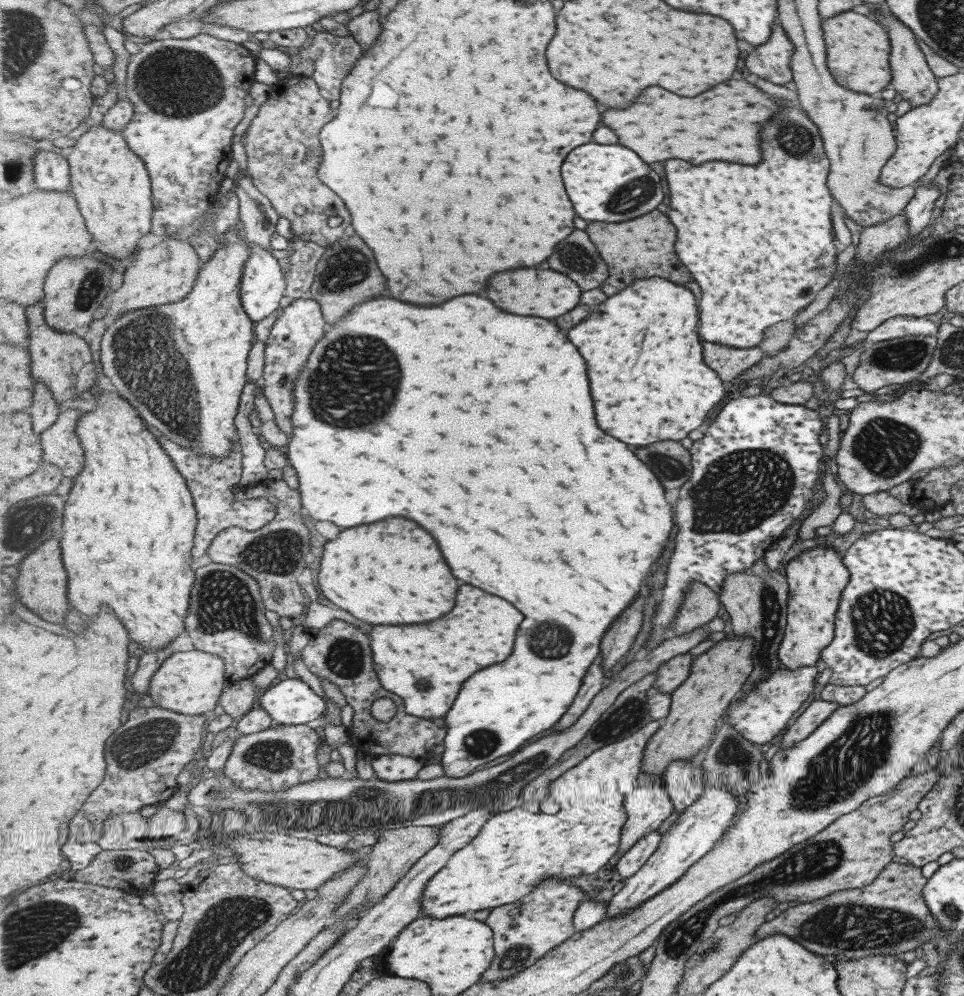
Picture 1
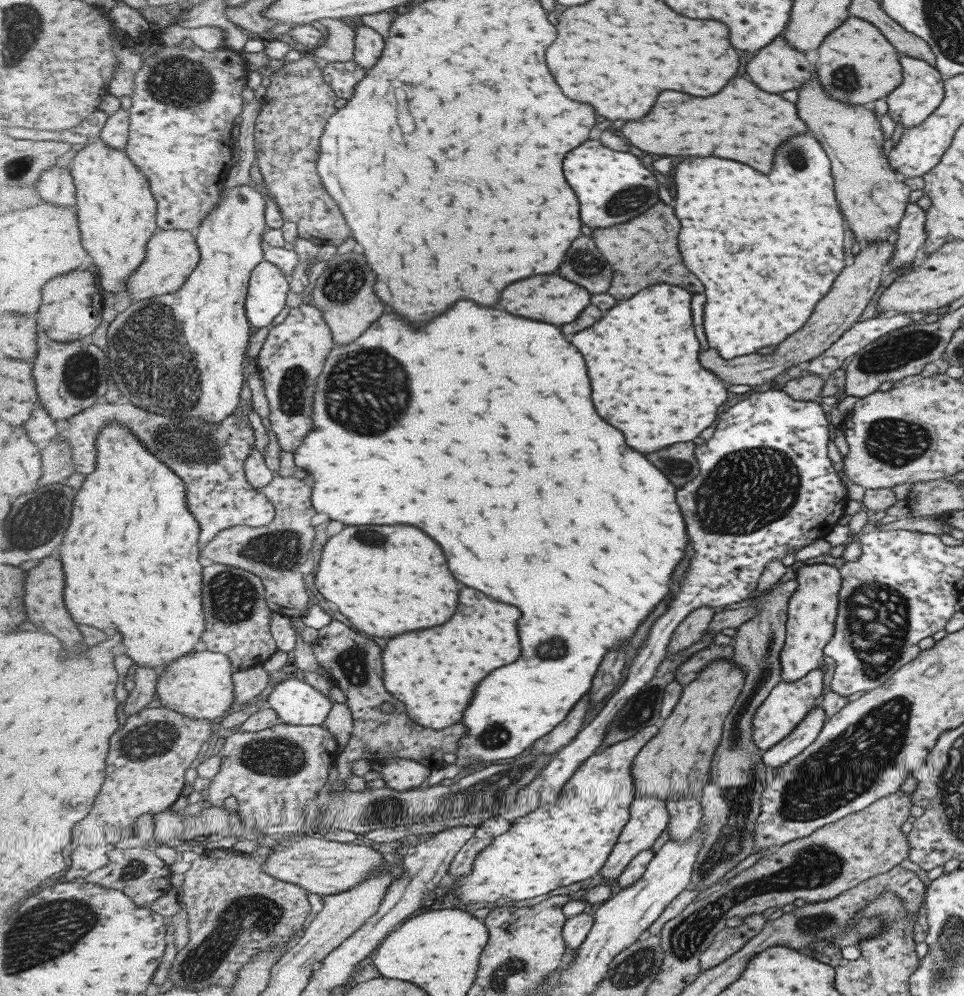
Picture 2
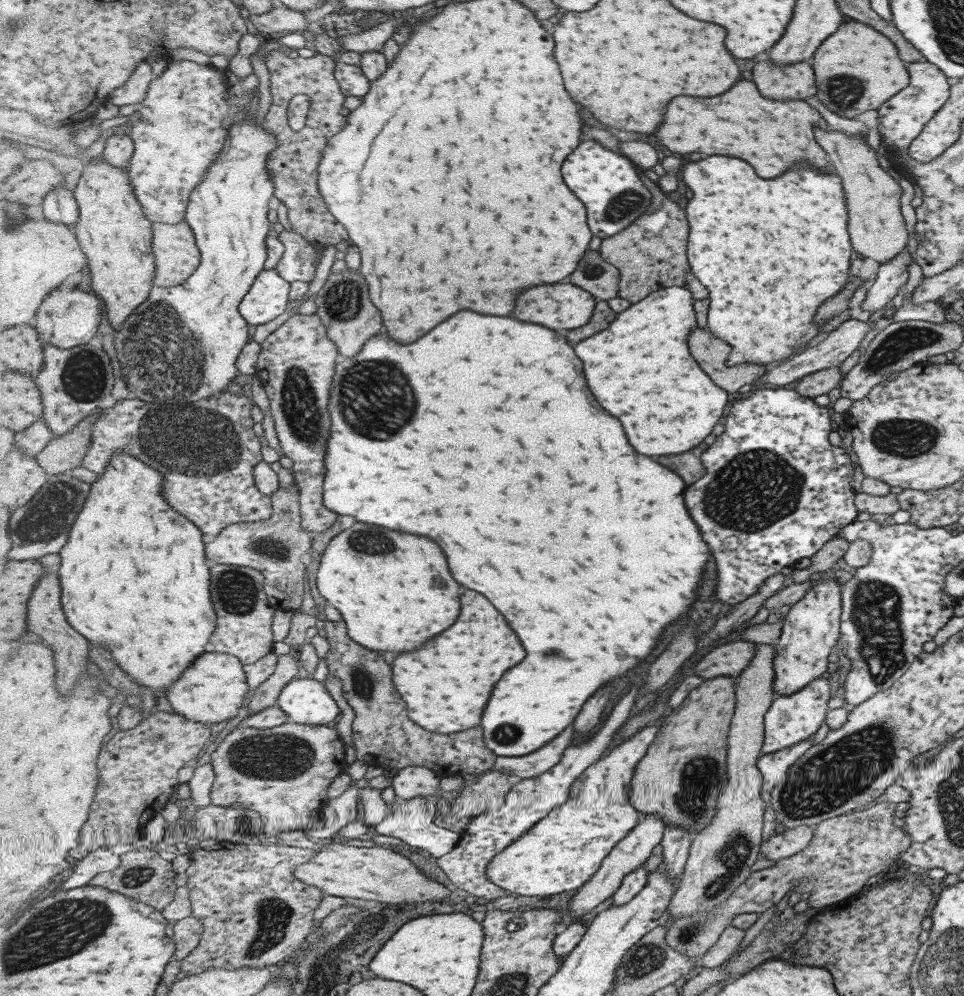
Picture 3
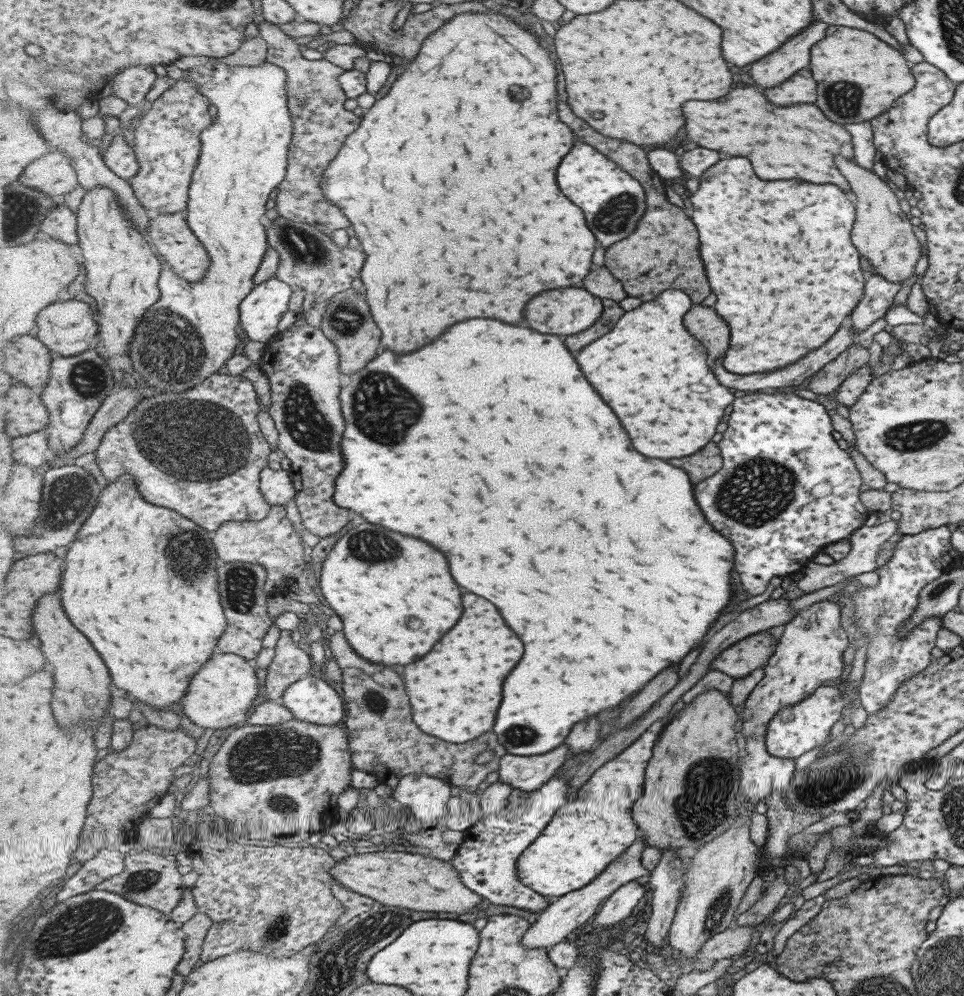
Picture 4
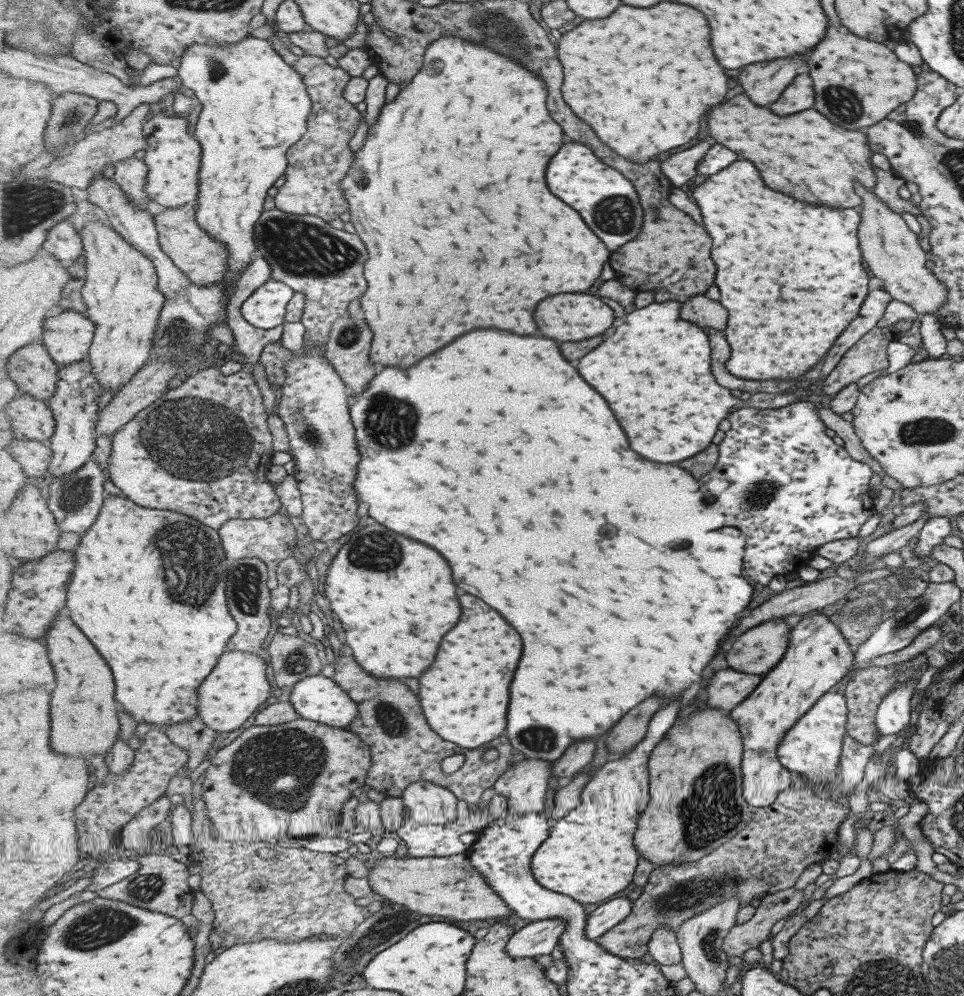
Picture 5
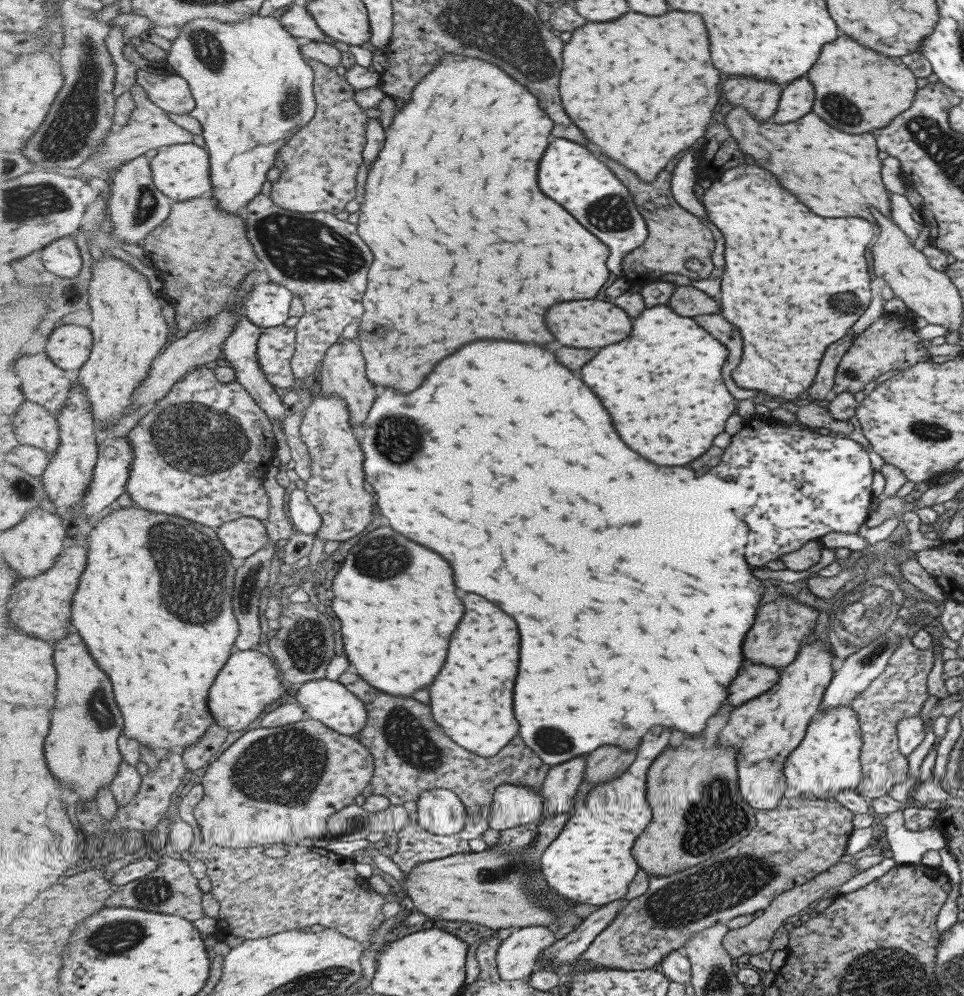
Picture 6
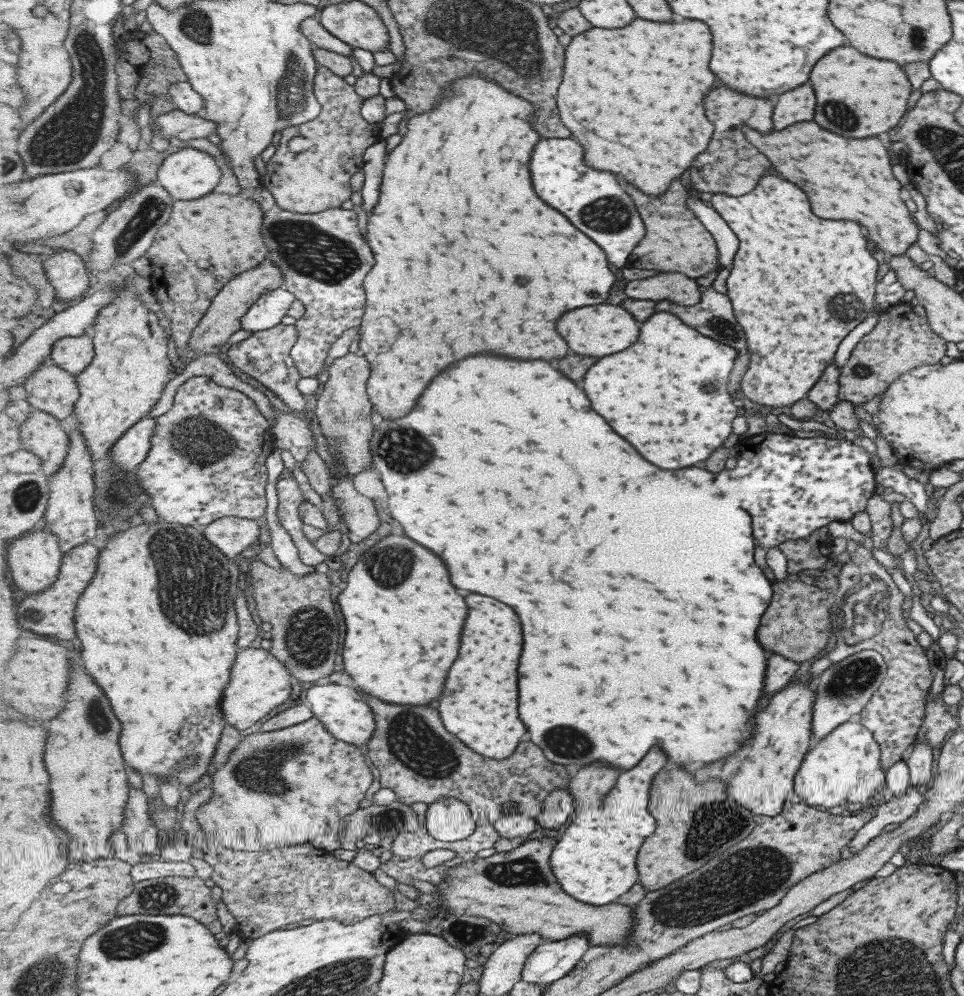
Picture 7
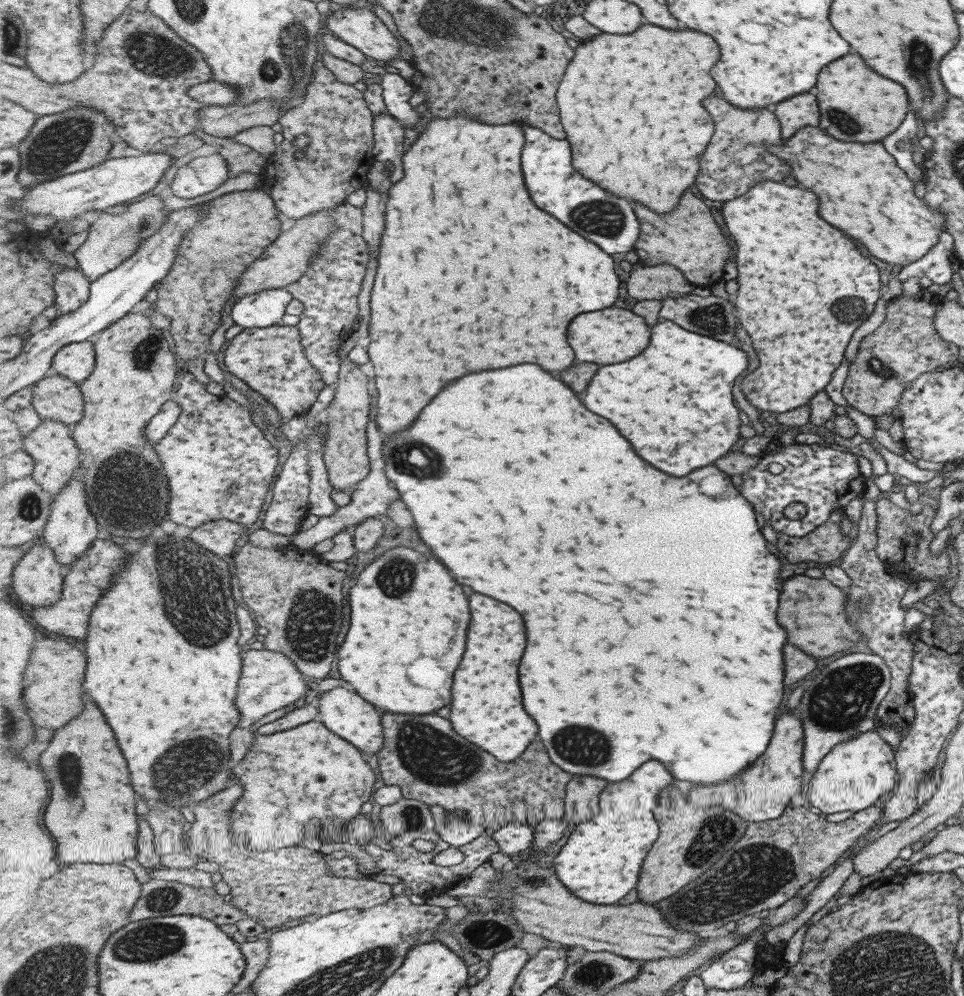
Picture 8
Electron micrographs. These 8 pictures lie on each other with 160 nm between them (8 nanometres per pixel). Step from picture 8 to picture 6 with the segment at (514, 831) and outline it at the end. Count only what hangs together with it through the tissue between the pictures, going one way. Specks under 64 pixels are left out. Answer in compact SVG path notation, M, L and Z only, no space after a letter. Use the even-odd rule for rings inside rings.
M502 784L496 788L491 829L504 831L521 826L538 826L544 814L544 798L529 785Z

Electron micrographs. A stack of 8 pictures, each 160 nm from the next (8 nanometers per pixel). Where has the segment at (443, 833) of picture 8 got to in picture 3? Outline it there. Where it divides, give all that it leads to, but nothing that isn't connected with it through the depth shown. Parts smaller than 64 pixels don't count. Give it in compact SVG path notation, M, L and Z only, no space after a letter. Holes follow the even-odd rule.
M407 766L390 774L390 778L396 800L431 798L440 792L441 776L424 766Z

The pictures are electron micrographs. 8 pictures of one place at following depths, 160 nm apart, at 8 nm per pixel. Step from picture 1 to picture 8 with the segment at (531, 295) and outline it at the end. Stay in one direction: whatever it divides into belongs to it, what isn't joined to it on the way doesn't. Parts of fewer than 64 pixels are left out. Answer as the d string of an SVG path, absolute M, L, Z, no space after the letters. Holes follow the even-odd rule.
M607 308L603 312L589 312L571 322L571 346L575 348L579 360L597 362L597 364L617 364L629 358L639 356L651 342L651 328L645 320L632 310Z

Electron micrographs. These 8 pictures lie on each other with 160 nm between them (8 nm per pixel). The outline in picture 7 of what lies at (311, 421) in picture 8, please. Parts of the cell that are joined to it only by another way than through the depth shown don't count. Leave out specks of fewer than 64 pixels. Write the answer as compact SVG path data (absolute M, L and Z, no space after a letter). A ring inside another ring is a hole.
M274 408L276 419L272 424L272 432L276 439L276 446L281 450L288 450L296 462L307 460L307 456L315 448L311 424L303 420L301 415L287 413Z

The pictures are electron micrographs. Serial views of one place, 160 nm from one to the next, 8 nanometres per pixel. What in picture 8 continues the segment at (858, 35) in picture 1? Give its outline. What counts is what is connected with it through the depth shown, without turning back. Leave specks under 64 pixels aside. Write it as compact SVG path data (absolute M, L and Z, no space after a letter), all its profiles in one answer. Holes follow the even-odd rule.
M847 54L819 70L819 84L815 84L819 104L819 128L843 142L875 142L891 134L907 112L908 96L905 88L887 80L863 64L855 54Z

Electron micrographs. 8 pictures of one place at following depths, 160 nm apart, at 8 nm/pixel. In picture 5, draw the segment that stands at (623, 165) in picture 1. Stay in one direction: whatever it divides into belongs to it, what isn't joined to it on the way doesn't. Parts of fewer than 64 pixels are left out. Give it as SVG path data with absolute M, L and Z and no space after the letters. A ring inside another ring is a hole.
M571 142L567 144L567 148L563 148L563 152L559 152L559 156L555 156L555 160L551 160L547 184L551 184L551 192L555 192L555 196L567 200L567 204L583 212L589 228L593 232L599 232L599 238L612 252L631 242L643 228L645 214L633 182L627 180L619 170L601 162L585 144Z

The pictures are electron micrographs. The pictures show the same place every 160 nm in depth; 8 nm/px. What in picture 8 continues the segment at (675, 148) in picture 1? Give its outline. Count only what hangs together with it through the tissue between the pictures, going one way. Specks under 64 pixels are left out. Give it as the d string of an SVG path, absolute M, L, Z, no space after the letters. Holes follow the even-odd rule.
M803 126L799 128L791 138L784 140L780 145L768 146L769 152L779 156L785 164L791 168L791 176L805 186L807 190L815 192L819 196L819 216L827 220L831 226L843 230L847 236L859 240L863 246L867 246L871 256L877 256L879 260L892 266L907 266L910 262L919 260L937 242L937 235L944 230L944 218L942 212L931 212L925 208L925 204L919 202L919 198L913 196L911 182L905 178L905 174L895 166L895 160L883 150L879 142L873 144L849 144L839 142L819 128Z

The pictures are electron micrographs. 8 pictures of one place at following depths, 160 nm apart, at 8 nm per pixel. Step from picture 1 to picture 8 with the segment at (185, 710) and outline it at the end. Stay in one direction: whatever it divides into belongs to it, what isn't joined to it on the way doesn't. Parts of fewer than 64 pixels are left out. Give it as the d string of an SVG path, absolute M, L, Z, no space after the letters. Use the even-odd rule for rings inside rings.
M249 649L243 652L242 678L239 681L236 707L241 715L239 727L249 728L251 724L259 722L267 714L281 710L299 698L303 698L307 692L304 674L298 669L294 660L282 652L275 652L269 649Z

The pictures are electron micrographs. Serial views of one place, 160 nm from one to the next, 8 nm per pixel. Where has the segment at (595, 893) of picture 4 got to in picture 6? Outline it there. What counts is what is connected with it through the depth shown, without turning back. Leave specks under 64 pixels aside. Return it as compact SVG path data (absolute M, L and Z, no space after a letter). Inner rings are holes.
M545 925L515 929L498 950L498 970L502 979L525 979L539 971L537 960L559 938L555 928Z

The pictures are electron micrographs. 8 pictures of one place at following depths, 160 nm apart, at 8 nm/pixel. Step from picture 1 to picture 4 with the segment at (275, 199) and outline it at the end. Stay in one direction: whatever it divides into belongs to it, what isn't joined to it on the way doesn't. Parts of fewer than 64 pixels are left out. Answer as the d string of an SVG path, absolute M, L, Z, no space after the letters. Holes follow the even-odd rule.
M265 18L259 23L259 35L268 42L268 61L286 70L286 91L294 120L288 171L286 179L278 186L275 209L279 216L311 224L325 234L349 228L351 222L339 207L327 200L321 185L326 168L345 146L348 136L357 131L362 123L361 116L345 108L348 96L339 79L346 70L325 58L307 60L299 48L300 44Z

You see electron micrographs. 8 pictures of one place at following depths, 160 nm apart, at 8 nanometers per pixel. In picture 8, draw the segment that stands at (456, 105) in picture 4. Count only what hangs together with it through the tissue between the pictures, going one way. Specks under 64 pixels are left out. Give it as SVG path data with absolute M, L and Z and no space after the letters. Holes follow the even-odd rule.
M461 112L453 118L432 118L420 134L419 140L408 149L409 152L405 151L402 156L405 178L399 180L395 186L392 184L387 194L389 198L389 202L386 200L387 226L383 232L383 242L379 252L379 272L377 272L375 288L371 291L373 296L370 298L373 322L369 328L369 336L371 336L369 354L371 354L371 360L375 360L373 362L375 374L377 374L375 384L379 392L379 398L377 398L379 414L376 420L382 432L387 432L387 436L409 428L417 420L421 410L443 390L445 384L465 374L491 370L491 368L509 368L517 364L543 364L543 368L547 368L549 372L555 372L555 370L563 372L571 368L575 362L575 352L571 350L565 336L571 320L583 312L611 308L621 294L619 292L621 278L617 276L613 255L609 256L595 242L567 228L555 216L547 214L545 210L539 210L537 204L531 200L529 190L525 186L523 168L521 168L521 154L525 148L525 132L523 132L522 124L489 126Z

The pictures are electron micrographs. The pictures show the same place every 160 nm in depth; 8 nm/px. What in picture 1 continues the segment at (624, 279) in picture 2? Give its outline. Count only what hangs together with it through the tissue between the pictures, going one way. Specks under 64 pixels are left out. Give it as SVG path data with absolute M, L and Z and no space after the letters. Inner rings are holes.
M651 212L647 216L641 216L637 220L629 220L623 224L595 224L595 222L591 222L587 232L611 268L611 278L603 286L605 294L609 294L609 296L621 292L633 280L639 280L639 278L661 276L667 280L675 280L675 284L687 284L689 280L693 280L691 272L683 266L679 256L673 258L677 254L675 252L677 228L661 212ZM647 272L653 272L653 274L647 276Z

